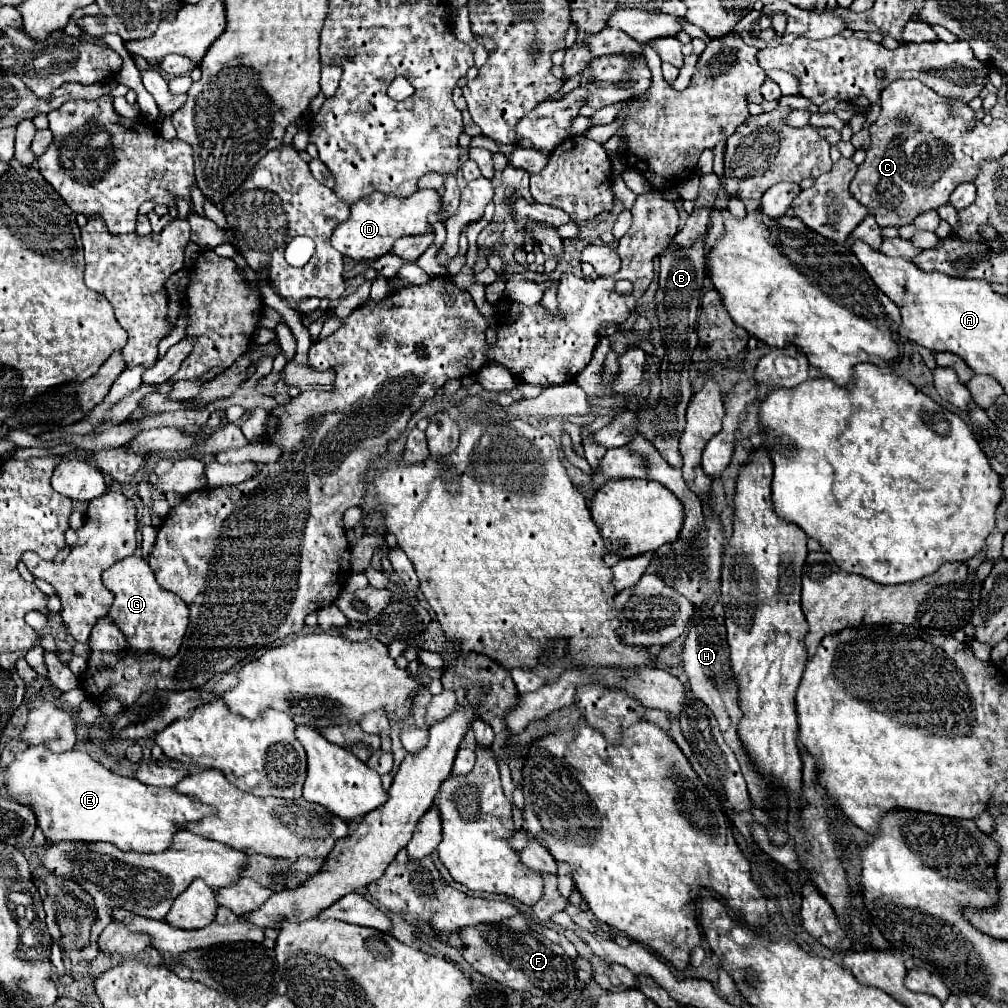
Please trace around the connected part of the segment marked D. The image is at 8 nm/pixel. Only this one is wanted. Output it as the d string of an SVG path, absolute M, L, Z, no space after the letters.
M417 191L415 195L411 197L389 197L389 195L383 195L383 193L371 193L367 197L361 197L357 203L351 205L351 215L347 221L339 223L331 235L331 245L345 257L353 257L355 261L375 261L379 259L381 255L389 253L389 249L393 247L393 243L399 239L399 237L405 237L405 235L423 235L429 227L427 223L427 215L429 213L437 213L441 207L441 197L439 193L435 191Z

